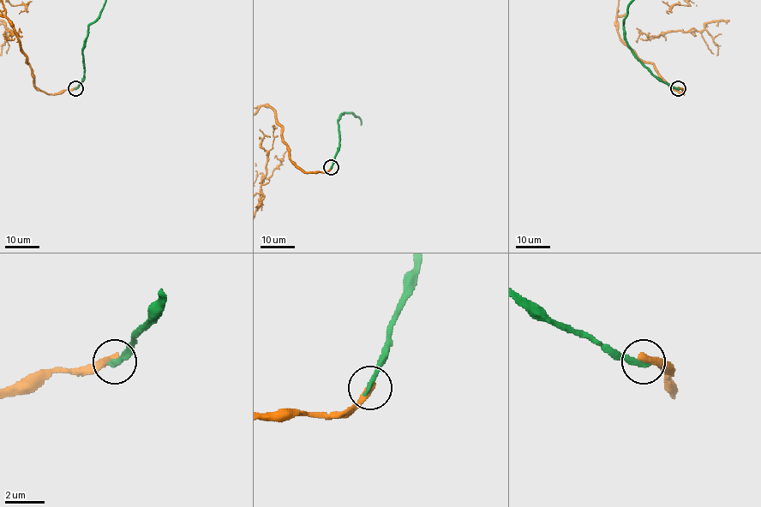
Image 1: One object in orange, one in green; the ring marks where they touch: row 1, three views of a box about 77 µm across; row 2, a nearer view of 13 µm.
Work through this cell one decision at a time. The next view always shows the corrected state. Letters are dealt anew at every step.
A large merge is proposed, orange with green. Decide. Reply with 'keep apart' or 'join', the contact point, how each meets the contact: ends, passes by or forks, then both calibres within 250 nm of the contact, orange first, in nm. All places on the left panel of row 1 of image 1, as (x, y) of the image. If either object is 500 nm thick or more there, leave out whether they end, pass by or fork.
keep apart; place (75, 88); orange ends; green ends; calibres 360 and 300 nm

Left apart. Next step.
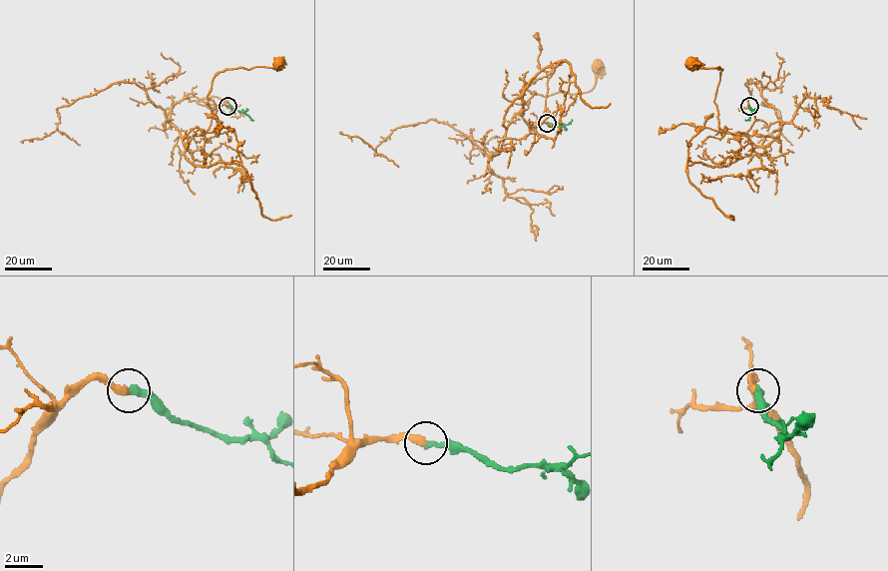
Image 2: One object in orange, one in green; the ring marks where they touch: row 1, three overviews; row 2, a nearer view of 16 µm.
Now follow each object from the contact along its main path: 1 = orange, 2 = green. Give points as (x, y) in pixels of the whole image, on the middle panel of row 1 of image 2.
1: (547, 123), (530, 129), (519, 113), (535, 92), (526, 89), (544, 96), (589, 92), (597, 65)
2: (547, 123), (565, 126), (572, 119)

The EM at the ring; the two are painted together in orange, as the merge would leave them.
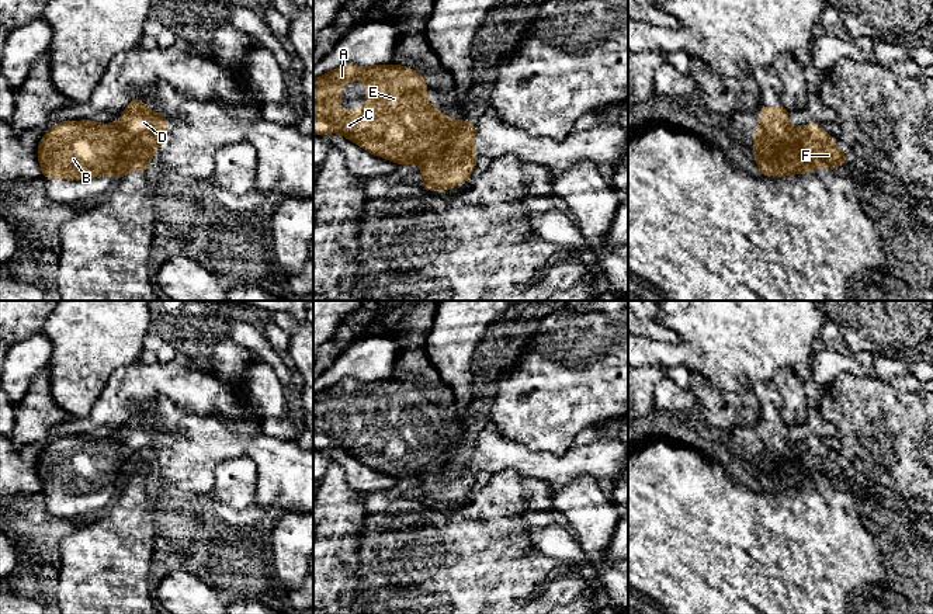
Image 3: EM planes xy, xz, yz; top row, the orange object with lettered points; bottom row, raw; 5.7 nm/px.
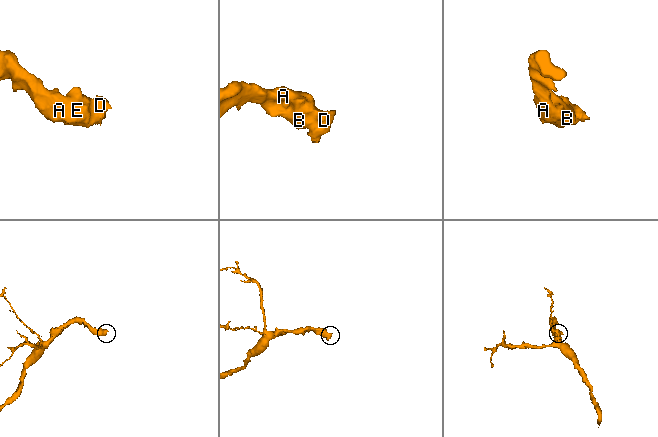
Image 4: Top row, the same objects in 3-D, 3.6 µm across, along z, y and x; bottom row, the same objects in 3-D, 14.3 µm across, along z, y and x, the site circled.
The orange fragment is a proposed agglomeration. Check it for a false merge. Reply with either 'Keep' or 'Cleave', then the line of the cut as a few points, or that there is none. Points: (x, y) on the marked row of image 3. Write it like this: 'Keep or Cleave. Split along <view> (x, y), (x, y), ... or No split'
Keep. No split

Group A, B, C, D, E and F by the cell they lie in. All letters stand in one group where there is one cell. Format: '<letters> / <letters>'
A B C D E F

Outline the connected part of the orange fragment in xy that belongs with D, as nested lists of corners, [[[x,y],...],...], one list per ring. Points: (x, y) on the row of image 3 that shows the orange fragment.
[[[132,100],[122,111],[122,117],[112,124],[97,124],[91,118],[53,124],[38,143],[38,162],[45,178],[84,180],[114,174],[122,180],[129,171],[139,170],[146,176],[150,159],[157,153],[160,138],[166,135],[170,121],[157,115],[142,100]]]

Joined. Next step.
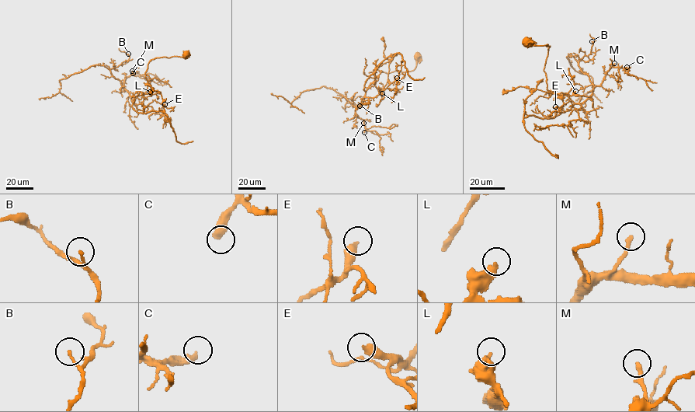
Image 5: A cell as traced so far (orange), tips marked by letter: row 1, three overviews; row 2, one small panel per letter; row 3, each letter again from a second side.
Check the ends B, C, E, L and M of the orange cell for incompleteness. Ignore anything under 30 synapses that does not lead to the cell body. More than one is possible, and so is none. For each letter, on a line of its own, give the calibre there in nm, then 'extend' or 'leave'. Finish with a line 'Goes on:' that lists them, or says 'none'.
B: 90 nm | leave
C: 400 nm | extend
E: 400 nm | leave
L: 440 nm | leave
M: 240 nm | leave
Goes on: C

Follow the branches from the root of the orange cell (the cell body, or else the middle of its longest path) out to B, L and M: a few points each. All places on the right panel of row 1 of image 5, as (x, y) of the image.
B: (526, 42), (550, 47), (543, 69), (547, 89), (582, 102), (594, 86), (578, 62), (591, 54), (592, 41)
L: (526, 42), (550, 47), (547, 89), (563, 106), (552, 117), (524, 114), (525, 100), (536, 89), (575, 91)
M: (526, 42), (550, 47), (543, 69), (547, 89), (566, 94), (575, 102), (582, 102), (614, 63)

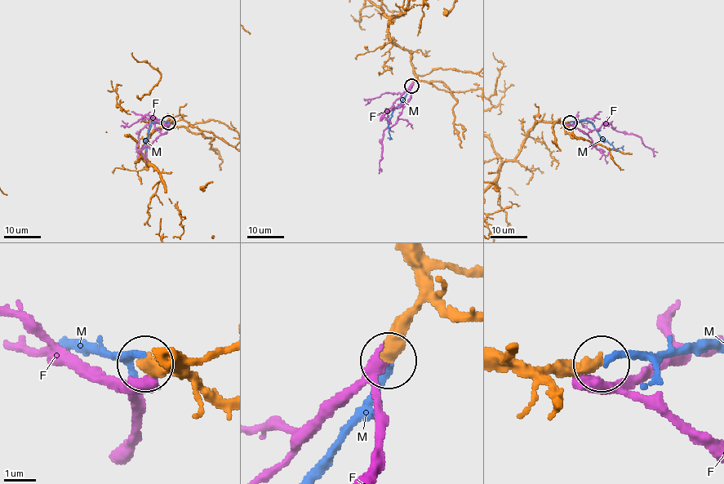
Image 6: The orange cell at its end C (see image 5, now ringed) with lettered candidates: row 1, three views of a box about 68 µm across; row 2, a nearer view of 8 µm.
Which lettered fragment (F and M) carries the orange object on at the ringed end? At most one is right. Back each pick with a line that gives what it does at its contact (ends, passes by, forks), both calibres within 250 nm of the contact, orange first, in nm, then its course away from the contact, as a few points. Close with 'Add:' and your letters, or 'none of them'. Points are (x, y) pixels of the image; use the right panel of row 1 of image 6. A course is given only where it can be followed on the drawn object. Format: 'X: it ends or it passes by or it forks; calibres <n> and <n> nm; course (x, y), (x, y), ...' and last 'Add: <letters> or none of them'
M: it ends; calibres 440 and 220 nm; course (570, 122), (588, 121), (600, 136), (616, 150), (623, 145)
Add: M

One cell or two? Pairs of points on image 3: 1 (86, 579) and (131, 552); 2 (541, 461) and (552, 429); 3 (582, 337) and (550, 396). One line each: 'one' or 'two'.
1: one
2: two
3: one

